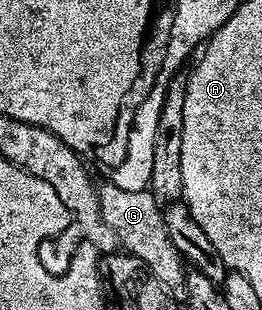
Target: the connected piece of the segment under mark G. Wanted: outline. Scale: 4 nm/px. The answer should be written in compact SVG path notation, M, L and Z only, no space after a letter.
M103 181L98 186L98 199L103 220L118 237L118 245L125 253L134 254L152 272L160 285L171 292L178 292L186 285L187 263L176 248L172 236L168 236L168 224L164 224L163 207L149 189L128 192L116 188L116 184Z

